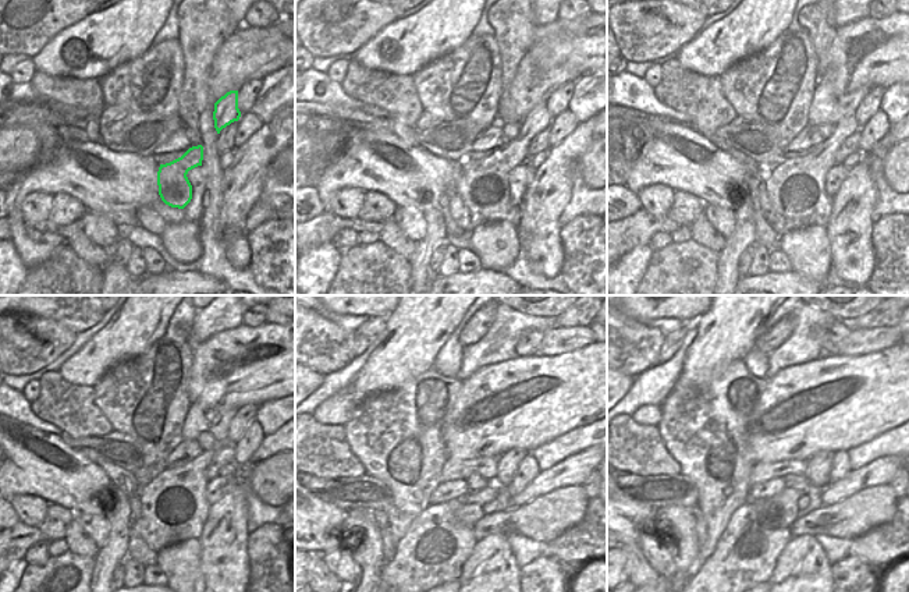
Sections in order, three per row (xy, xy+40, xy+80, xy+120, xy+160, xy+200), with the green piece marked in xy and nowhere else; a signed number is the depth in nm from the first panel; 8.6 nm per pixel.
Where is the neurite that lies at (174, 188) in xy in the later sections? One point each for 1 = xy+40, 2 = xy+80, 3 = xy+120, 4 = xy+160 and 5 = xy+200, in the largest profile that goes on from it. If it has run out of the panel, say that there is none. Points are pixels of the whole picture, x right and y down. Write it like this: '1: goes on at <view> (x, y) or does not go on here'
1: goes on at xy+40 (483, 187)
2: goes on at xy+80 (796, 187)
3: goes on at xy+120 (174, 509)
4: goes on at xy+160 (435, 549)
5: goes on at xy+200 (746, 553)

